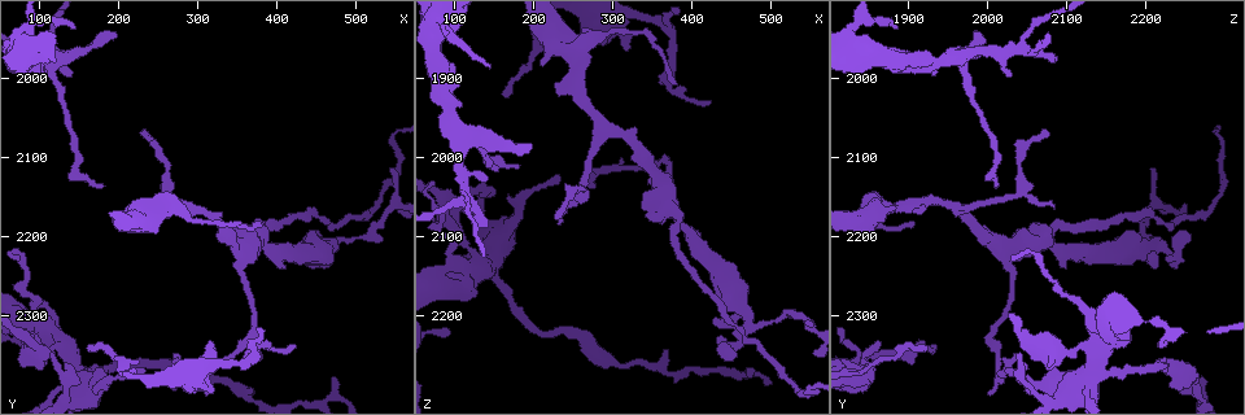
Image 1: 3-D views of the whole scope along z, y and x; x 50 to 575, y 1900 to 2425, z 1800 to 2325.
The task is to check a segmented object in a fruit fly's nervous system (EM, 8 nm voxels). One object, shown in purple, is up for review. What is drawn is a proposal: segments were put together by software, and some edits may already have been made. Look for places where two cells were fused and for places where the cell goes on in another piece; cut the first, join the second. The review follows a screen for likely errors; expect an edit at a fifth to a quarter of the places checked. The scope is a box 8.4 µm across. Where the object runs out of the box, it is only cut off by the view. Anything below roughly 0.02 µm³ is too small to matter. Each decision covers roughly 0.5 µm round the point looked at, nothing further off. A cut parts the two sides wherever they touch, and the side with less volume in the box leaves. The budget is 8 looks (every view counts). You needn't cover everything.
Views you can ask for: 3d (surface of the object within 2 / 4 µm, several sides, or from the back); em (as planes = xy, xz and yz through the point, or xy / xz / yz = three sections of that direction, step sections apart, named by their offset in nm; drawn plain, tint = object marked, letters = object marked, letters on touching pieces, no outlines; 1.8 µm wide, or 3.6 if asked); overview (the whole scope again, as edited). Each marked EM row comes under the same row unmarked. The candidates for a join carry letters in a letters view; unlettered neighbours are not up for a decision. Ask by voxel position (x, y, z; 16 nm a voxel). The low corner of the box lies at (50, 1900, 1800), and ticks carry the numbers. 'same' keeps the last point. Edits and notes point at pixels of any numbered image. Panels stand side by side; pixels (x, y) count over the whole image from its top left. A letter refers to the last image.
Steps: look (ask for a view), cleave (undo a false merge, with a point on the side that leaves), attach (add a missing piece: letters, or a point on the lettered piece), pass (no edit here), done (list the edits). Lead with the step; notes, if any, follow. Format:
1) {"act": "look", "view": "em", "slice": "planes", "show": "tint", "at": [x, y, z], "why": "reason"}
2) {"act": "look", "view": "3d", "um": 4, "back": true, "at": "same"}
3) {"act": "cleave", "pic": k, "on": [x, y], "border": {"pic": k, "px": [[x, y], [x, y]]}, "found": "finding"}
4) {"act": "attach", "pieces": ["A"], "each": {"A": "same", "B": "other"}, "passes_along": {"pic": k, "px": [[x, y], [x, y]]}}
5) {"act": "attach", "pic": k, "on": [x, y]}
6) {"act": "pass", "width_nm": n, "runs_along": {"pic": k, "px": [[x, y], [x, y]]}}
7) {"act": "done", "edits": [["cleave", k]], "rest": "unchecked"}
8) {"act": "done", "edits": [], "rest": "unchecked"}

{"act": "look", "view": "3d", "um": 2, "at": [475, 2210, 2210], "why": "three arms meet"}

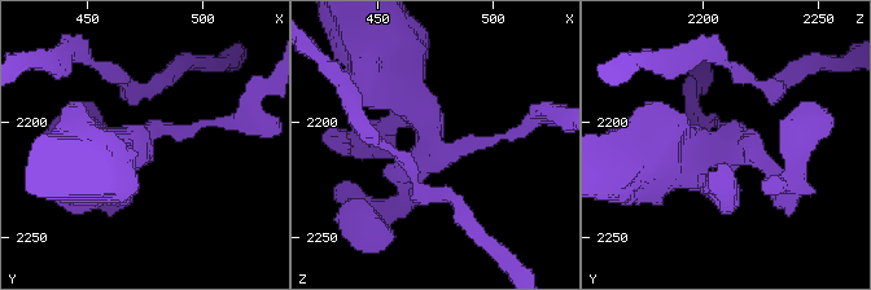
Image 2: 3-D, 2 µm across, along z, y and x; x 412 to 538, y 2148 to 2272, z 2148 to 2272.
{"act": "look", "view": "em", "slice": "yz", "step": 16, "show": "tint", "at": [472, 2212, 2207]}

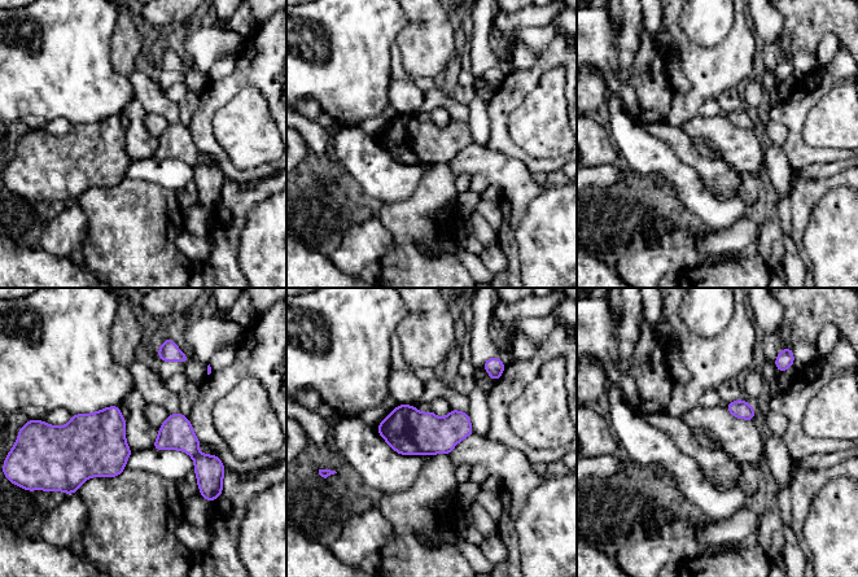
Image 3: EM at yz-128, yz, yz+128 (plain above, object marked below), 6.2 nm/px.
{"act": "look", "view": "em", "slice": "planes", "show": "letters", "at": "same"}

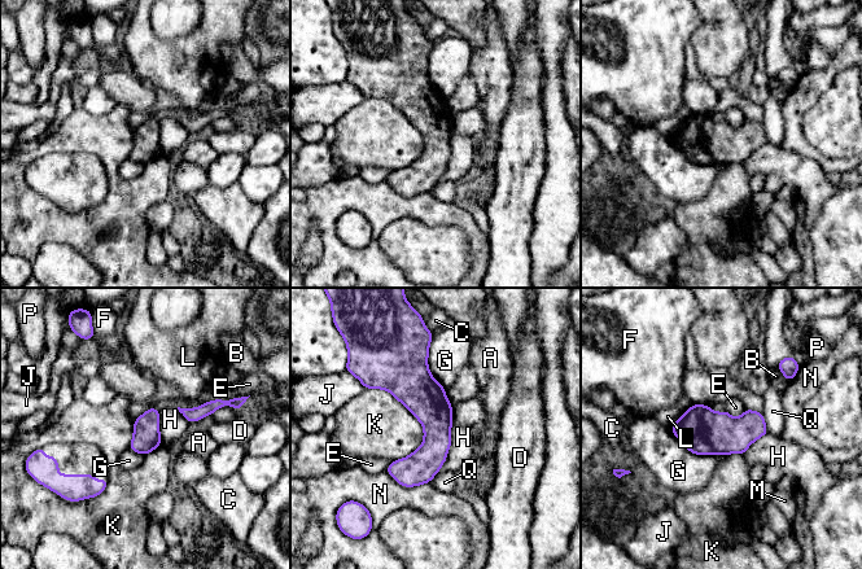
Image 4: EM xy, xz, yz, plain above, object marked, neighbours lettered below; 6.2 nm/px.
{"act": "pass", "each": {"A": "other", "B": "other", "C": "other", "D": "other", "E": "other", "F": "other", "G": "other", "H": "other", "J": "other", "K": "other", "L": "other", "M": "other", "N": "other", "P": "other", "Q": "other"}, "border": {"pic": 4, "px": [[228, 399], [205, 402]]}, "found": "all the same cell"}

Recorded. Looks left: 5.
{"act": "look", "view": "3d", "um": 4, "at": [255, 2365, 2225], "why": "calibre changes"}

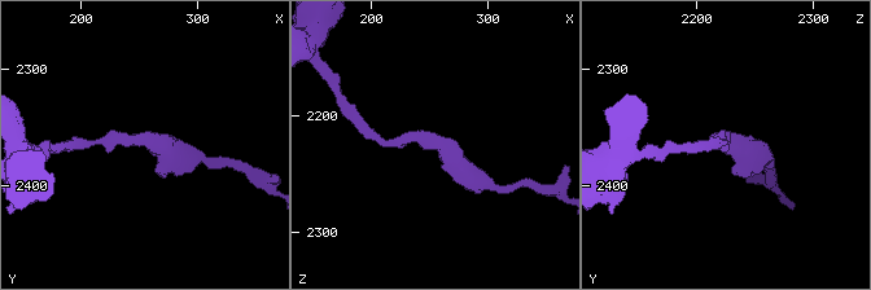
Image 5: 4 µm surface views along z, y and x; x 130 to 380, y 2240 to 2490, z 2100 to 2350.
{"act": "look", "view": "em", "um": 3.6, "slice": "planes", "show": "letters", "at": [250, 2360, 2222], "why": "now the EM"}

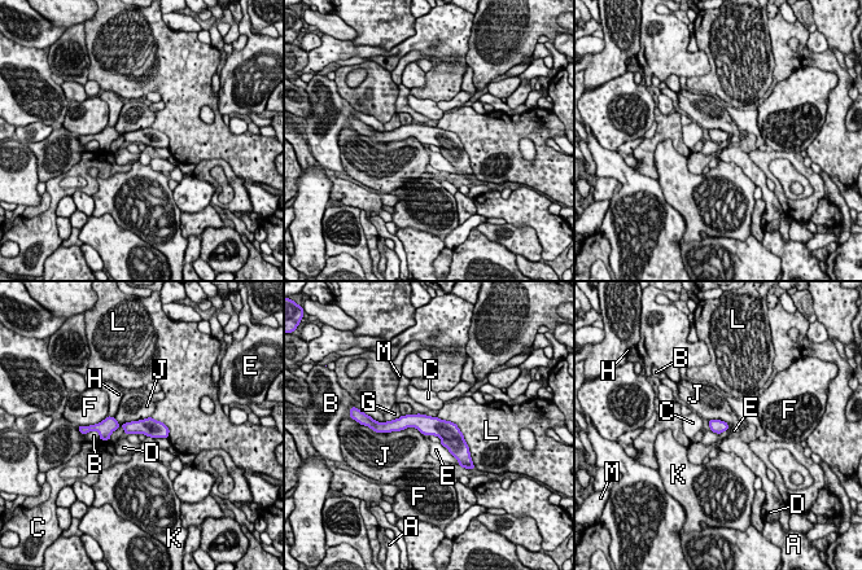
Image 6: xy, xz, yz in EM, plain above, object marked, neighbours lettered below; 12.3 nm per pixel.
{"act": "pass", "each": {"A": "other", "B": "other", "C": "other", "D": "other", "E": "other", "F": "other", "G": "other", "H": "other", "J": "other", "K": "other", "L": "other", "M": "other"}, "runs_along": {"pic": 6, "px": [[392, 425], [420, 421], [462, 443]]}, "found": "all the same cell"}

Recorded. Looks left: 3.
{"act": "look", "view": "em", "slice": "xz", "step": 8, "show": "letters", "at": [115, 2350, 2045], "why": "tapers out"}

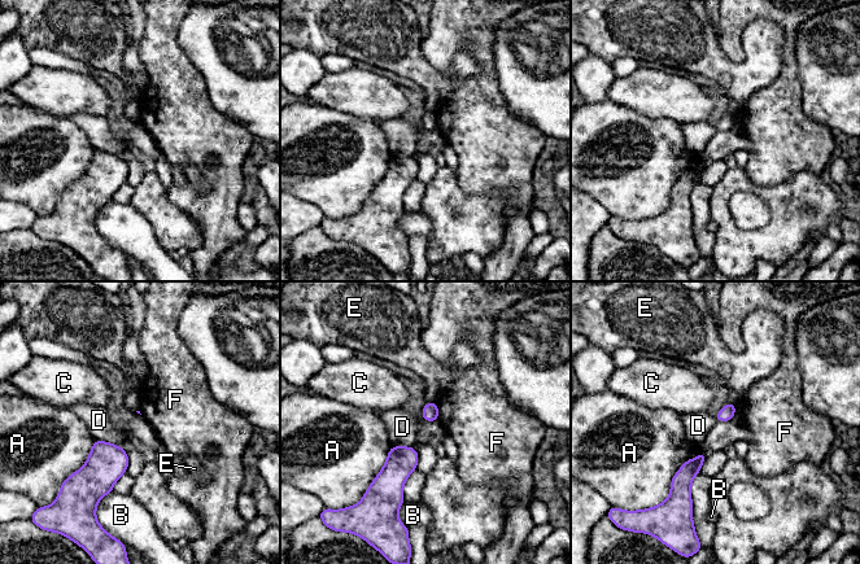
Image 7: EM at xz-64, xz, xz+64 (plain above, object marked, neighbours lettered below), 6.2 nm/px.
{"act": "pass", "each": {"A": "other", "B": "other", "C": "other", "D": "other", "E": "other", "F": "other"}, "border": {"pic": 7, "px": [[95, 438], [119, 446]]}, "found": "no lettered piece goes on from it"}

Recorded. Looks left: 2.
{"act": "look", "view": "em", "slice": "xz", "step": 4, "show": "letters", "at": [195, 1945, 1985], "why": "free end"}

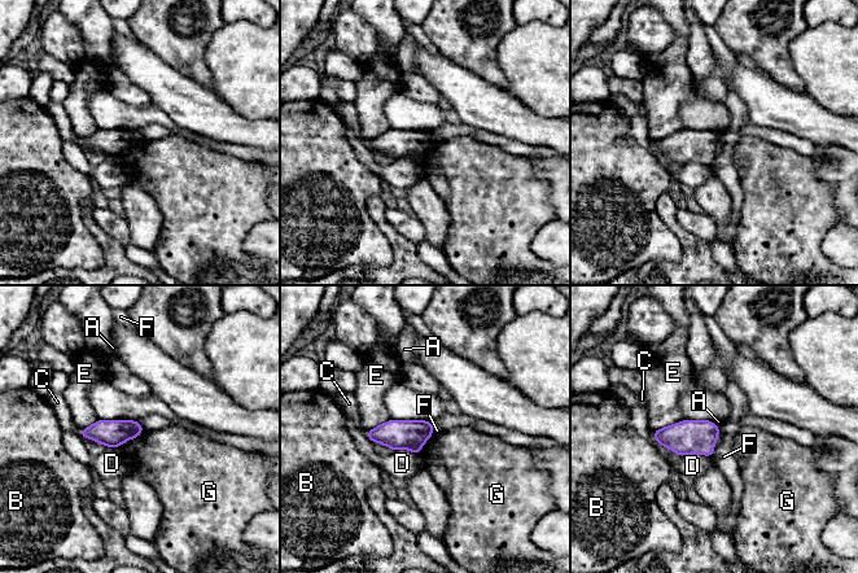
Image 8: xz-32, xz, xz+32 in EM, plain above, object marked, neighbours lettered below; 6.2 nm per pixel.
{"act": "pass", "longest_contact_nm": ["E", 220], "each": {"A": "other", "B": "other", "C": "other", "D": "other", "E": "other", "F": "other", "G": "other"}, "found": "no lettered piece goes on from it"}

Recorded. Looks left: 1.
{"act": "done", "edits": [], "rest": "unchecked"}

